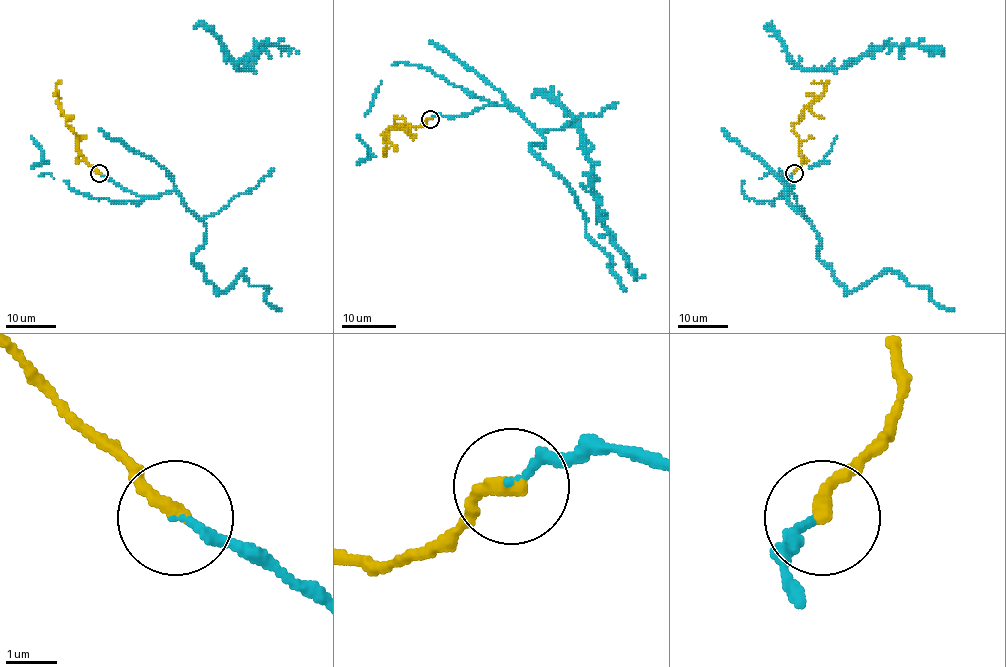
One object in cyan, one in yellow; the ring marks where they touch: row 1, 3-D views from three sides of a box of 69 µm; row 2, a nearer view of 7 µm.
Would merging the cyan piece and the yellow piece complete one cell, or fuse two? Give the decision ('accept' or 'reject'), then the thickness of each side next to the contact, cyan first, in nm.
accept | 140/320 nm

